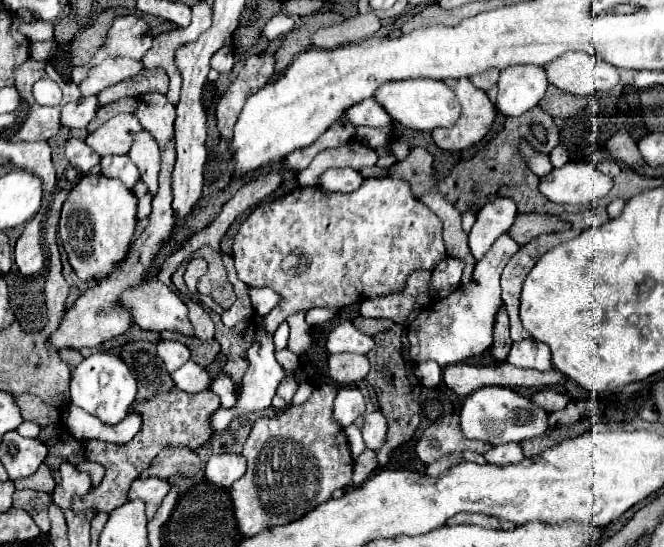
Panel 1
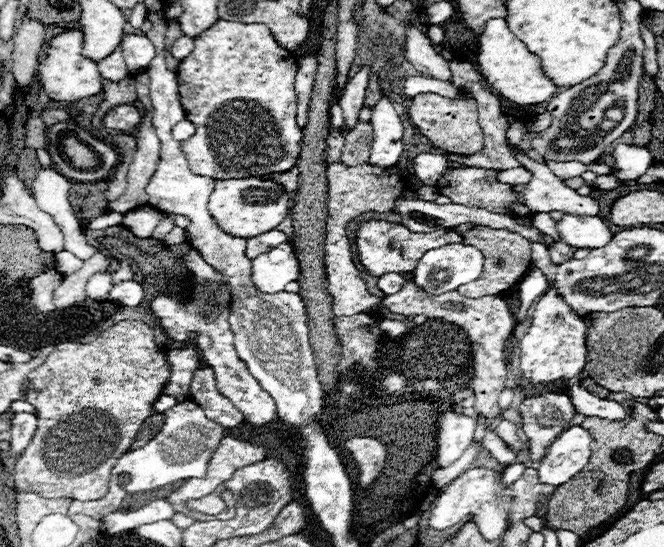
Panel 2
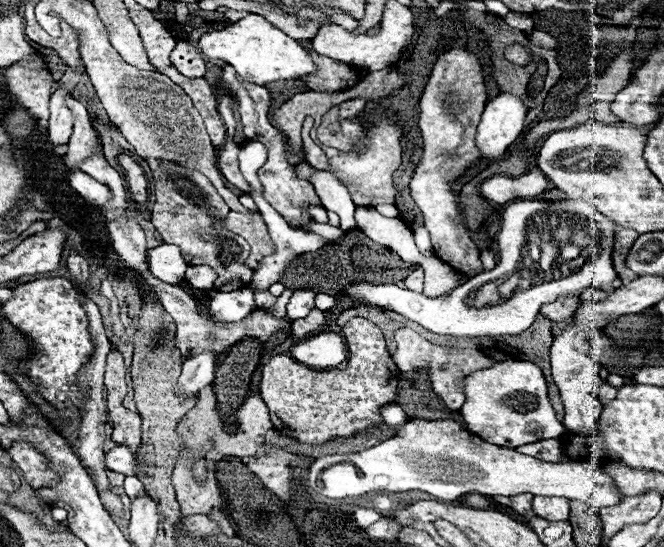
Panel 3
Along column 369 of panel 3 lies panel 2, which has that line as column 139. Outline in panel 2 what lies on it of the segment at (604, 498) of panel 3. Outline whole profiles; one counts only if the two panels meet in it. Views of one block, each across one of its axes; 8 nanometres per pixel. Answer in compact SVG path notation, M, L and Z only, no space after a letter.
M186 400L176 404L174 408L164 412L166 422L162 430L140 450L130 450L112 468L110 474L110 490L104 498L96 502L72 502L70 512L72 514L86 514L96 520L102 520L110 512L118 512L124 504L124 500L132 498L138 492L156 490L162 486L168 486L178 480L188 480L196 476L206 476L208 462L214 454L214 450L220 446L220 440L224 438L226 430L204 416L204 410L194 402Z

